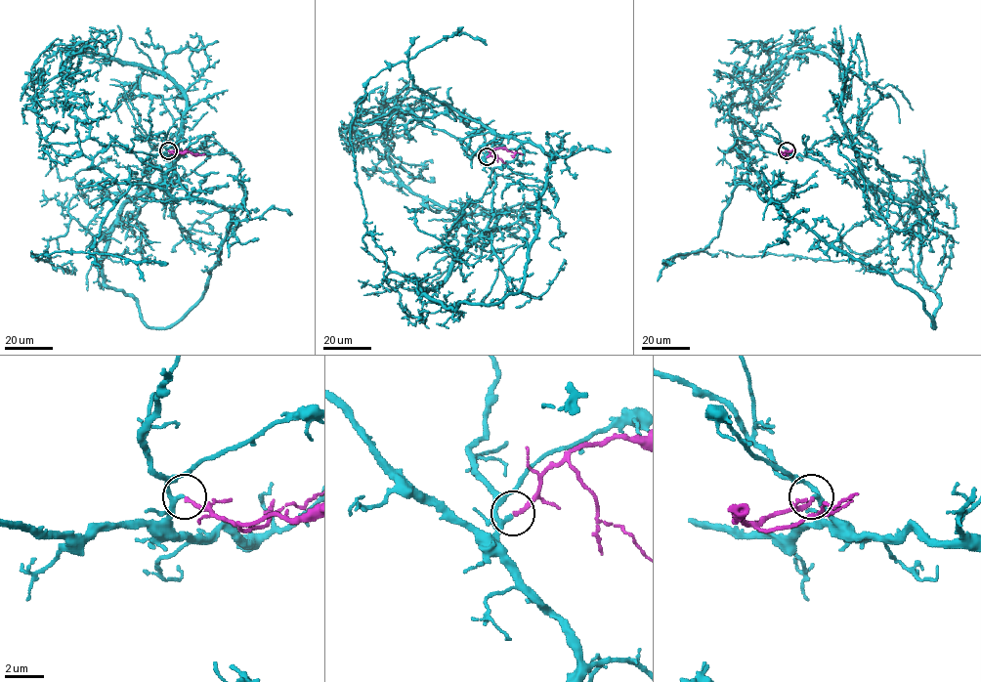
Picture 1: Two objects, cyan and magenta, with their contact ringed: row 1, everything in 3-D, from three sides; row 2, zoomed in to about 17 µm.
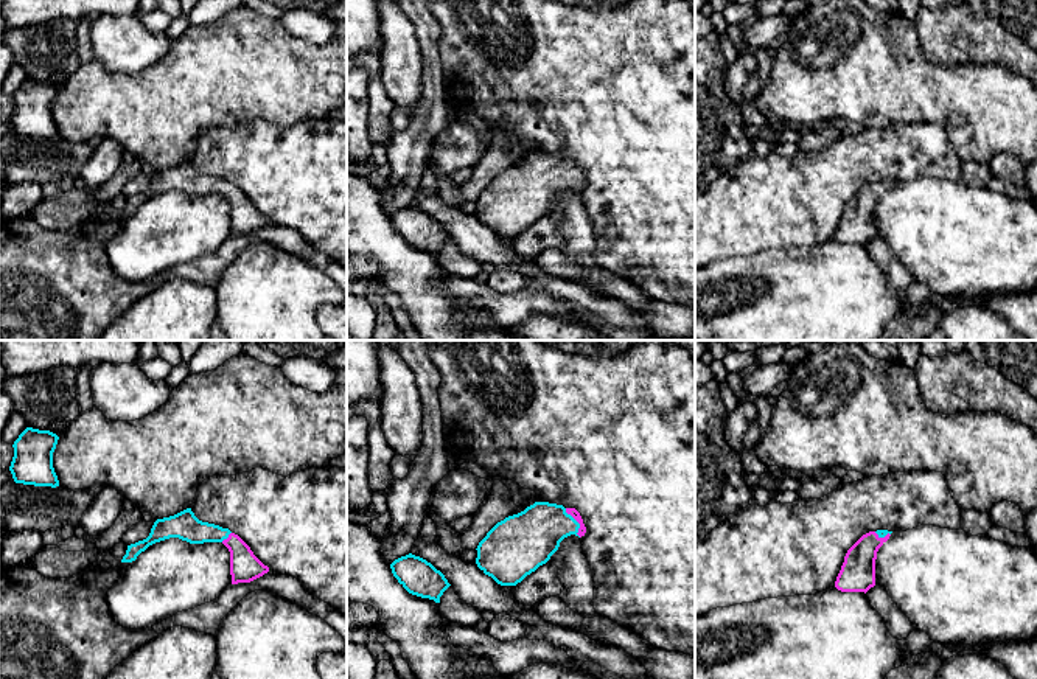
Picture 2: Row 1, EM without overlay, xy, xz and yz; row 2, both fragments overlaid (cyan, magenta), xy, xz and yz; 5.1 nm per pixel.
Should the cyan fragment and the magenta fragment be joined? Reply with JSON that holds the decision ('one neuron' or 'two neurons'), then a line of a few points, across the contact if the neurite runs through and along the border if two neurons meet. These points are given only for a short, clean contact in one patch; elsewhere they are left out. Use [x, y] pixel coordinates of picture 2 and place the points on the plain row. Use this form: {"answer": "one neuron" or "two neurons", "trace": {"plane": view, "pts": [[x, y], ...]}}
{"answer": "one neuron", "trace": {"plane": "xz", "pts": [[532, 188], [551, 174], [577, 174], [572, 163]]}}

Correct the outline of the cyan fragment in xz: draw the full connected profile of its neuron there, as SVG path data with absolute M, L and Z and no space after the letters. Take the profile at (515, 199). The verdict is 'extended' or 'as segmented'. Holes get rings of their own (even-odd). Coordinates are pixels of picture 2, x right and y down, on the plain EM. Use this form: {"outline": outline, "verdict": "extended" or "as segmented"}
{"outline": "M535 154L524 163L498 174L477 197L477 219L501 238L516 238L527 227L546 216L560 194L571 188L585 188L586 179L575 160L549 154Z", "verdict": "extended"}

